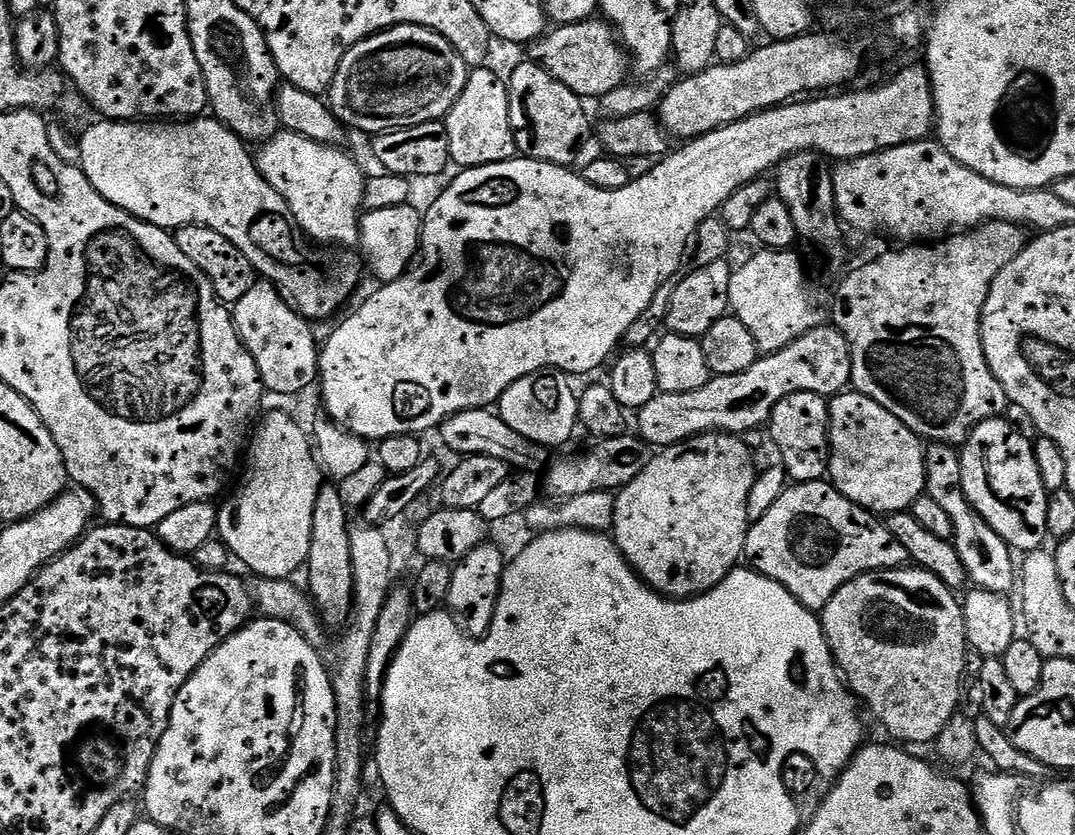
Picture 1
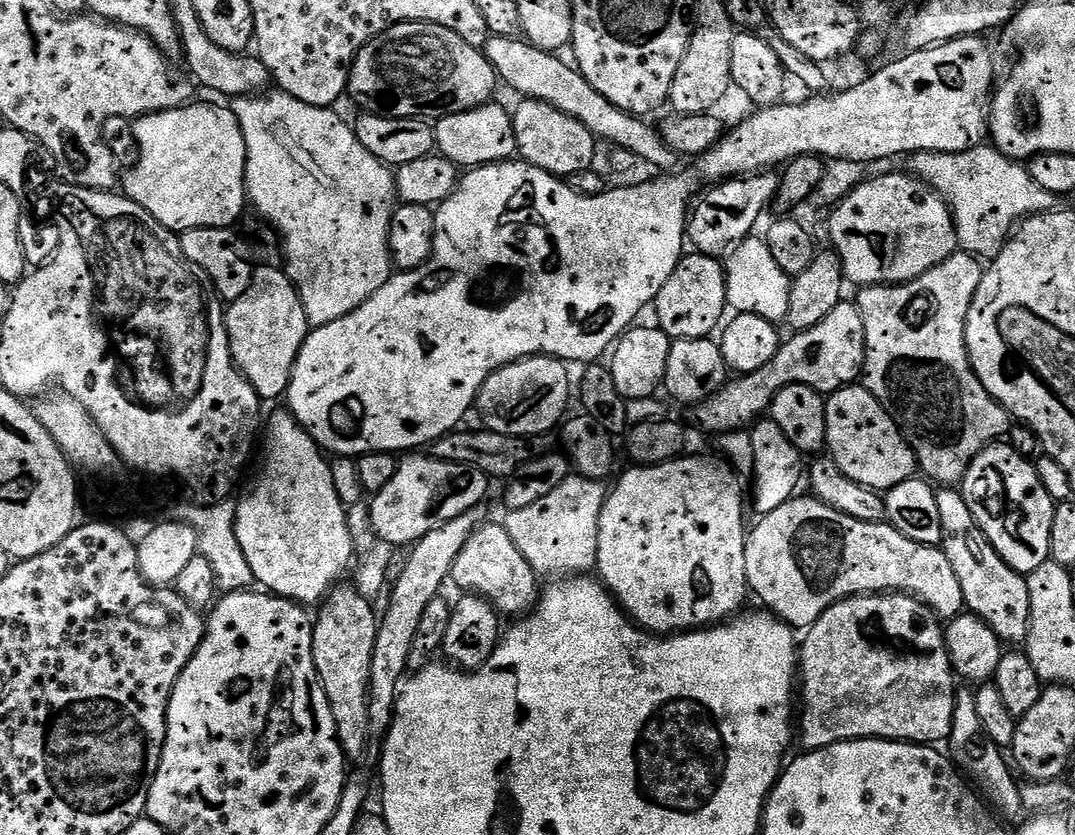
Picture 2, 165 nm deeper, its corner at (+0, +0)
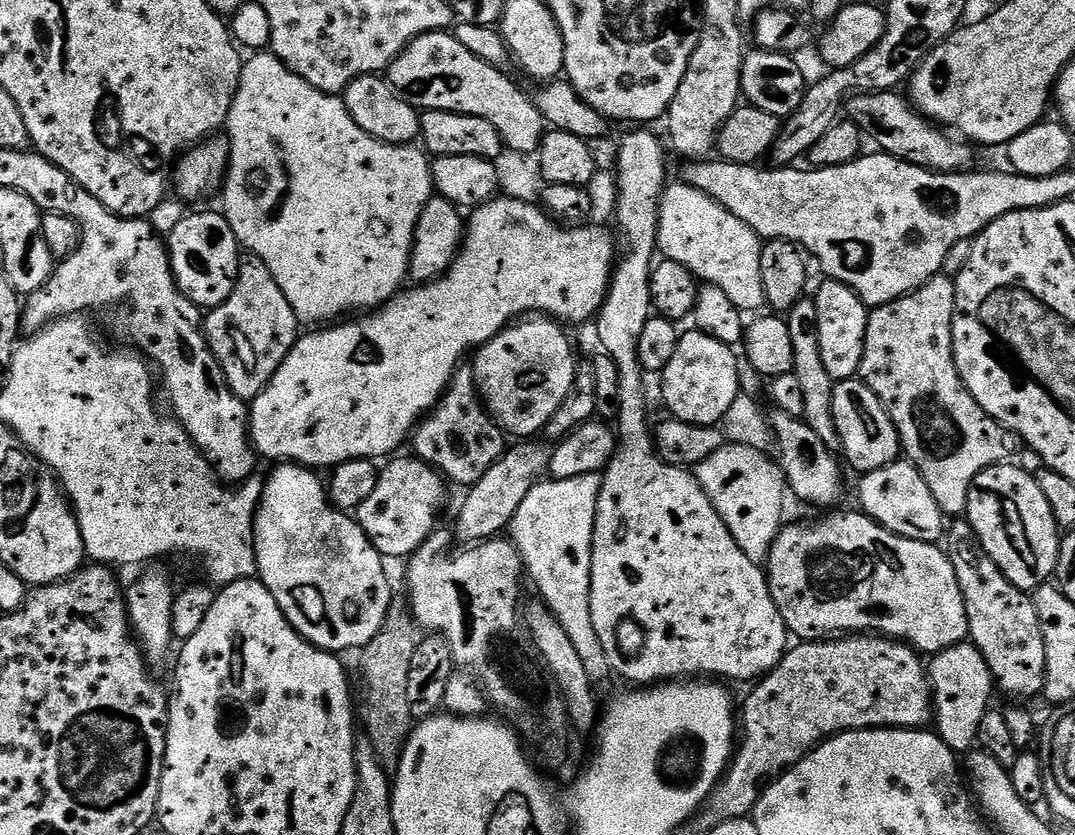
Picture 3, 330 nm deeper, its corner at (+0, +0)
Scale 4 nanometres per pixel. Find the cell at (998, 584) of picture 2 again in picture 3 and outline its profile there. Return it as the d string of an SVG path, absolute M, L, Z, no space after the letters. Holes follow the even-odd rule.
M956 518L951 521L946 532L946 551L954 566L954 574L958 574L958 586L962 590L962 598L966 602L966 618L968 619L968 635L971 643L976 645L982 658L986 658L986 666L990 666L995 687L1000 688L1008 696L1017 696L1017 701L1026 702L1031 696L1039 697L1044 690L1046 674L1046 642L1042 638L1042 626L1038 622L1038 610L1035 599L1029 593L1014 586L998 570L998 566L981 549L976 531L967 519Z

